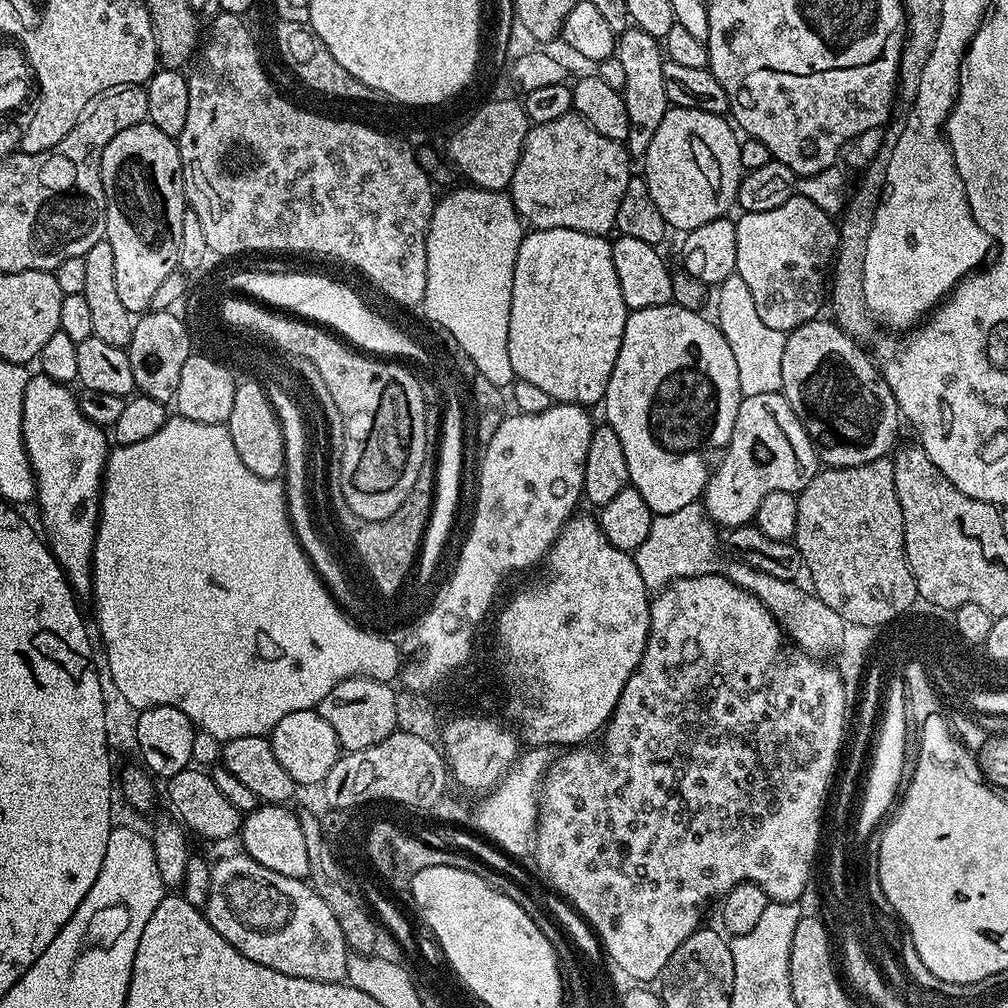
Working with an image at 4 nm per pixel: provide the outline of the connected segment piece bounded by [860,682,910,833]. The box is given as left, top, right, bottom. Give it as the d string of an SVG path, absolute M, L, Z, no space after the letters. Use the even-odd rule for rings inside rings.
M902 682L894 684L887 689L886 699L882 704L884 706L884 721L881 724L879 721L878 731L874 736L874 751L870 756L870 767L866 772L866 777L871 781L871 787L868 787L863 819L860 819L860 829L863 833L867 833L869 829L876 832L877 829L874 827L873 821L877 818L884 820L893 811L894 805L902 792L902 785L898 783L898 778L906 778L906 768L904 768L906 767L906 761L903 760L902 754L910 754L910 744L908 744L910 727L905 708L907 692L906 686Z

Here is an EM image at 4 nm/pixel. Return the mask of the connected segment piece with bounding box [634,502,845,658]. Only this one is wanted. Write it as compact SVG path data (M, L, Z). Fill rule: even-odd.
M700 502L682 506L682 510L674 510L674 514L653 515L650 534L646 534L646 542L642 542L642 546L638 546L634 553L638 574L642 574L644 585L650 590L659 590L668 587L673 580L707 576L719 569L730 582L754 594L754 598L758 598L758 602L770 610L772 617L790 637L791 643L801 651L820 658L825 655L823 652L832 652L845 643L840 616L834 614L834 610L830 610L826 602L822 602L807 587L799 588L799 583L754 570L739 558L724 560L720 564L716 547L722 544L722 540L716 537L716 532L717 525L713 524L708 511ZM719 564L720 568L716 568Z

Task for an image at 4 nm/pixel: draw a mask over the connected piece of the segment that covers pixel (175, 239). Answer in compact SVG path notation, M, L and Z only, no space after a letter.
M153 124L130 126L130 130L114 134L102 150L100 173L108 203L104 231L114 250L118 298L126 310L143 314L149 311L158 286L178 268L186 211L180 145Z

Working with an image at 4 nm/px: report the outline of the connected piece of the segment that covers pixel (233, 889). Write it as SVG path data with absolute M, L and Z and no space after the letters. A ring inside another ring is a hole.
M239 855L224 856L217 864L211 865L208 901L202 909L210 926L214 926L214 930L218 930L218 934L222 934L222 938L234 946L234 950L262 966L270 966L270 970L278 970L278 974L331 984L341 983L348 974L350 949L344 941L342 926L338 926L338 918L330 914L330 906L318 898L311 883L266 870L266 866L254 862L254 858Z

